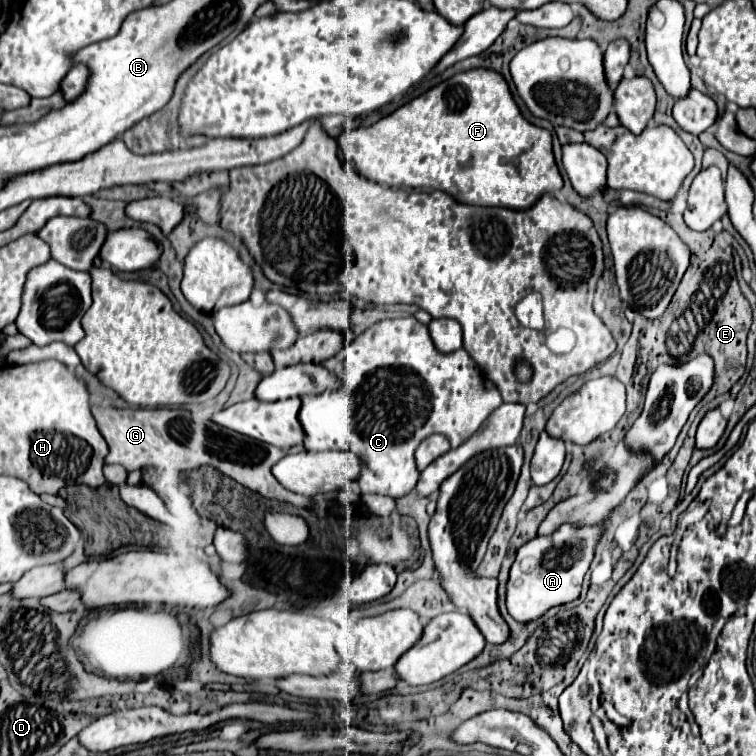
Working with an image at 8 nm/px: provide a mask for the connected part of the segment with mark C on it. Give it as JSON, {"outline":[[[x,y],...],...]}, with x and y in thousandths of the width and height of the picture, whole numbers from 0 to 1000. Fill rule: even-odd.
{"outline":[[[549,418],[504,423],[475,442],[475,447],[467,447],[454,479],[454,492],[448,495],[448,508],[451,511],[440,519],[398,526],[396,558],[403,574],[403,595],[467,598],[478,608],[478,627],[472,632],[478,653],[509,653],[517,659],[530,659],[536,651],[549,646],[549,595],[565,577],[586,574],[597,585],[597,593],[604,593],[631,571],[644,548],[665,534],[656,512],[642,515],[640,497],[626,474],[612,460],[597,468],[581,466],[570,452],[565,431],[552,426]],[[464,524],[472,524],[472,548],[467,548]]]}

